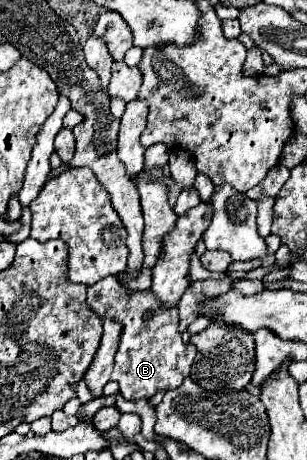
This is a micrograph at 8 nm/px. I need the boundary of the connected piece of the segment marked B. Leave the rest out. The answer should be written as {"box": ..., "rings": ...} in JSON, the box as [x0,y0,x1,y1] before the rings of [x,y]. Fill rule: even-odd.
{"box":[87,277,195,399],"rings":[[[105,277],[97,285],[89,287],[87,305],[101,317],[111,317],[123,325],[119,349],[115,355],[115,367],[111,379],[119,383],[119,393],[125,399],[151,399],[157,391],[169,391],[183,383],[189,375],[195,345],[183,343],[177,331],[179,313],[175,307],[167,309],[151,291],[131,291],[119,285],[115,277]]]}

